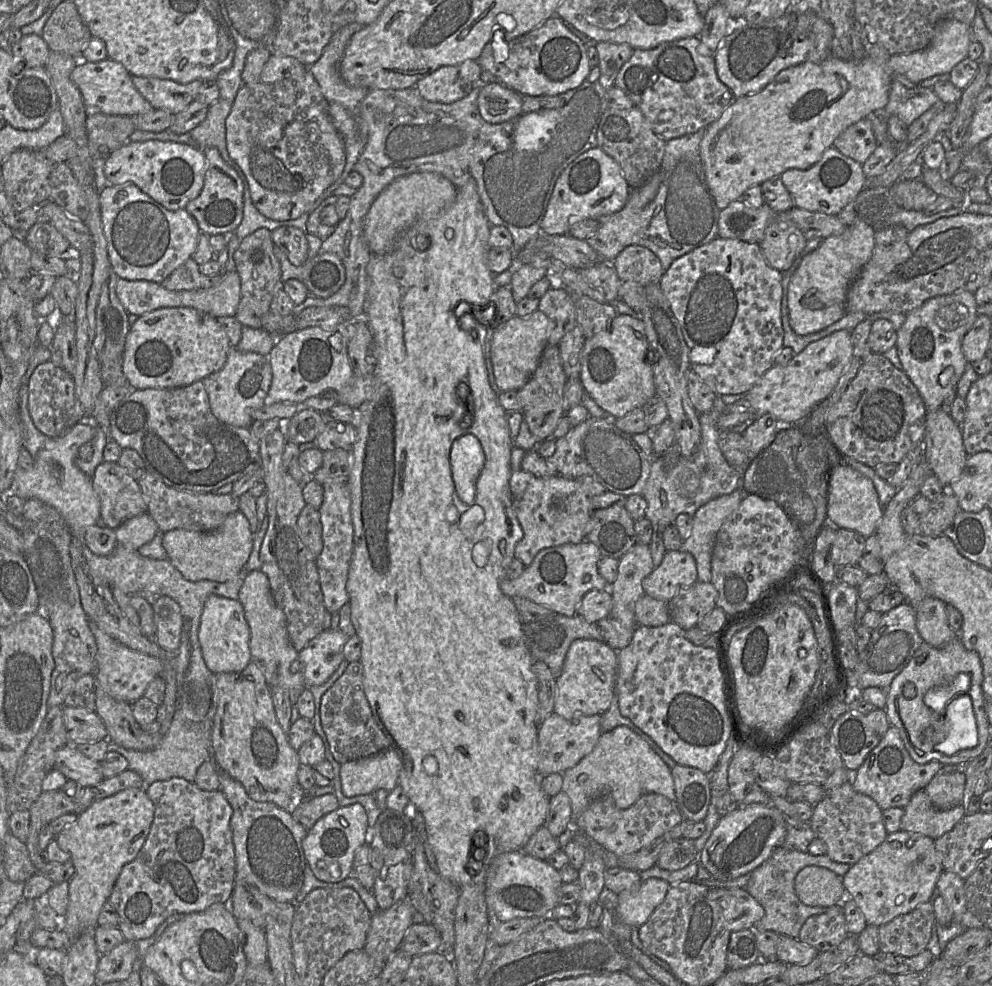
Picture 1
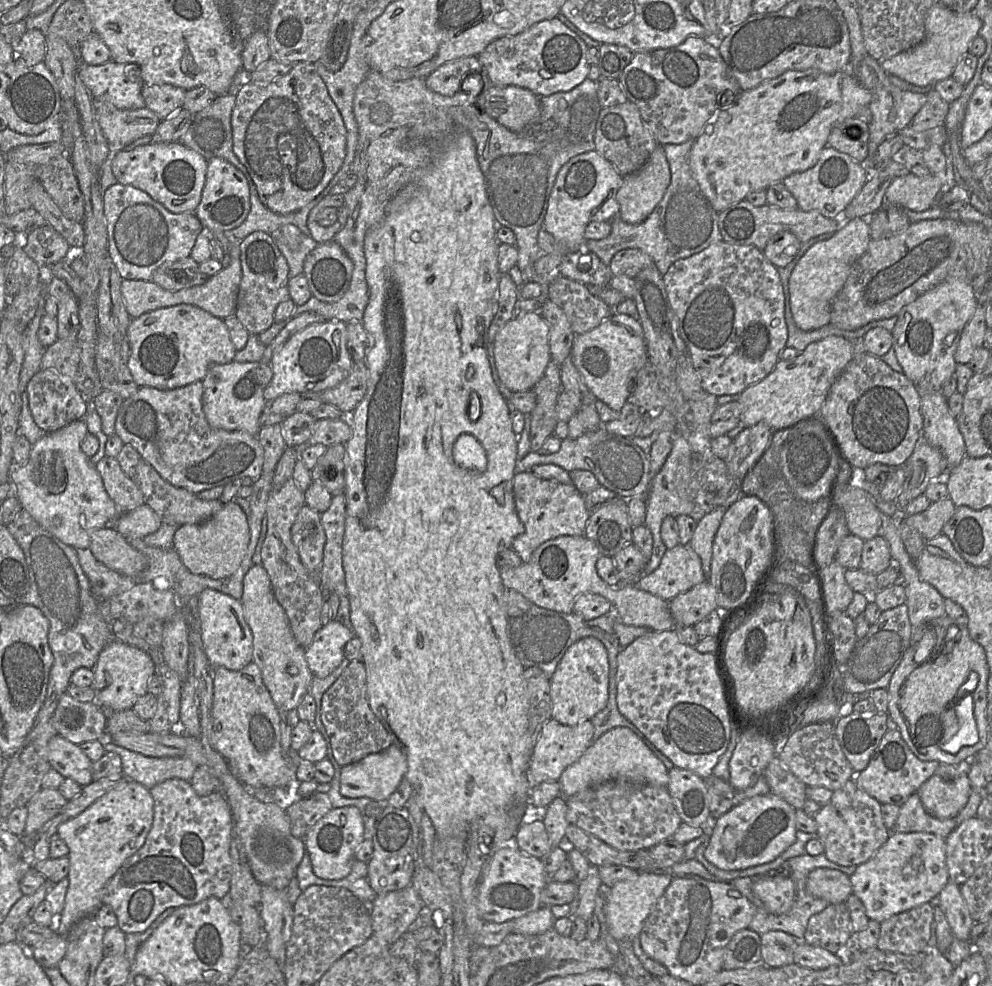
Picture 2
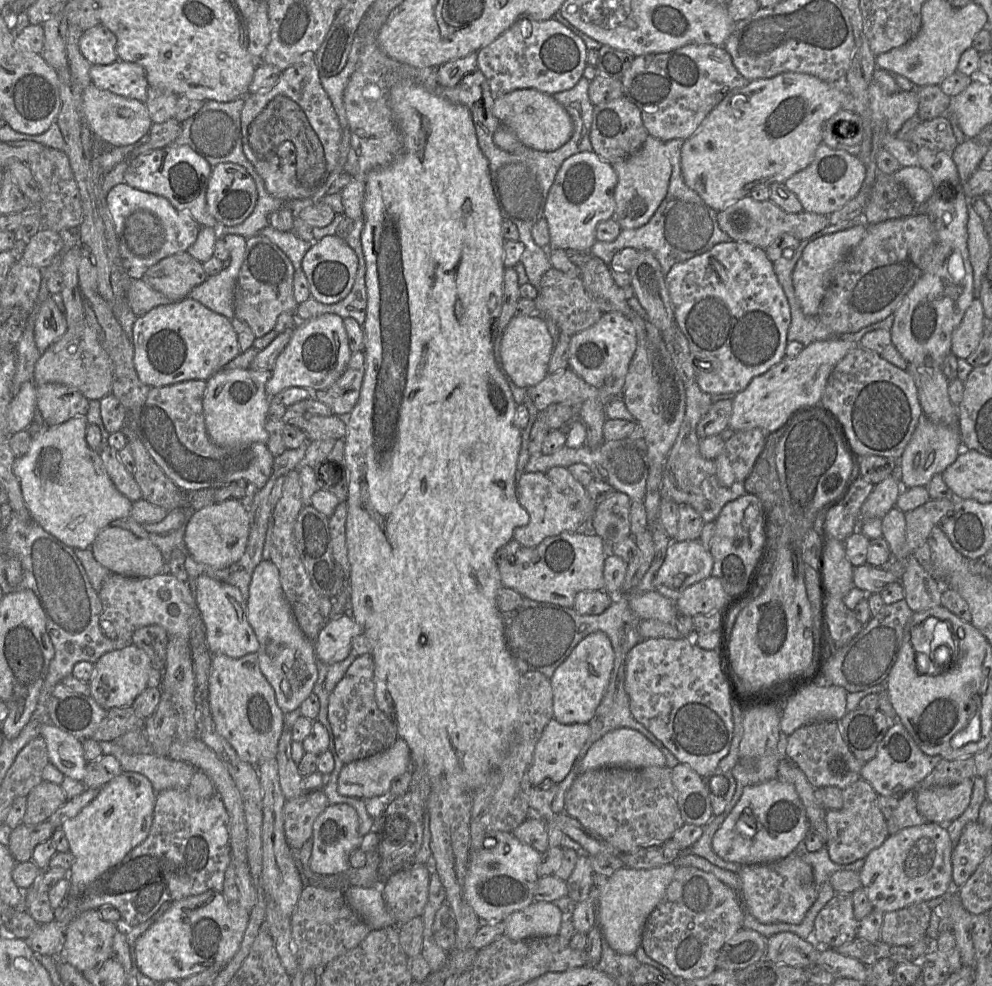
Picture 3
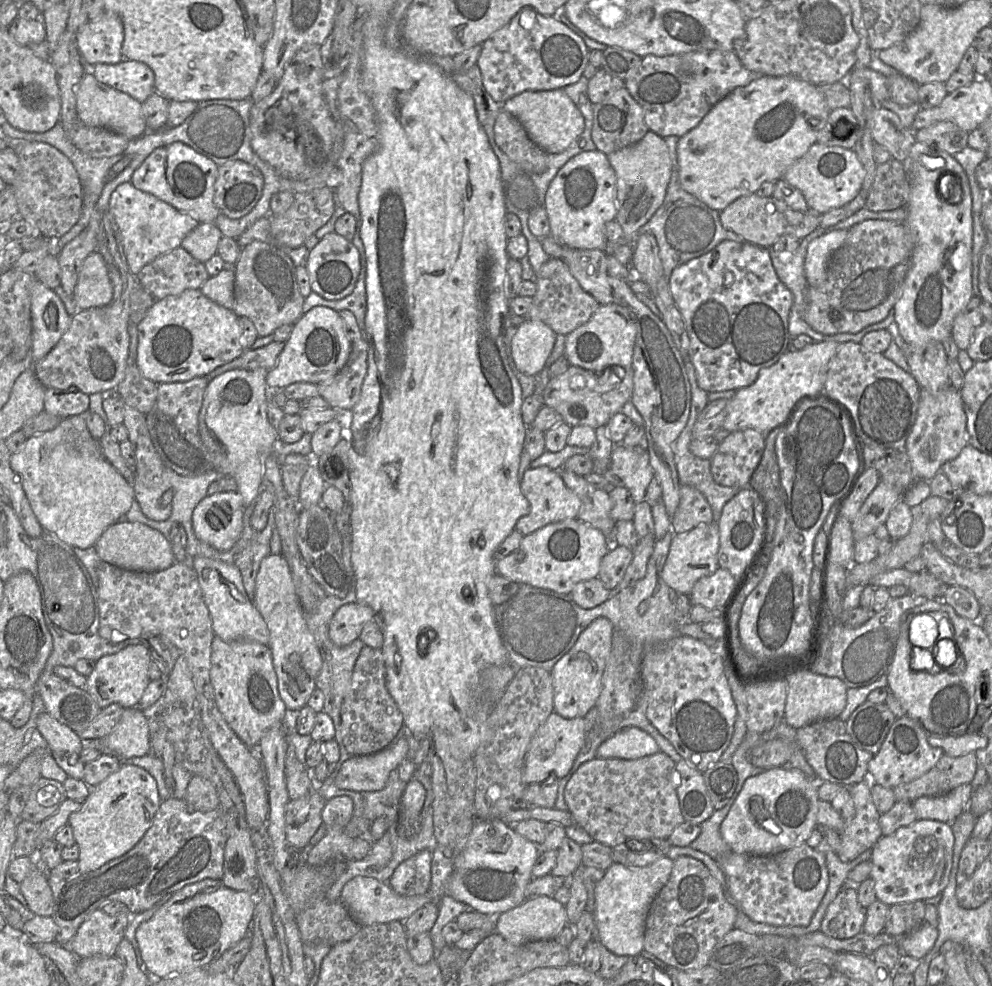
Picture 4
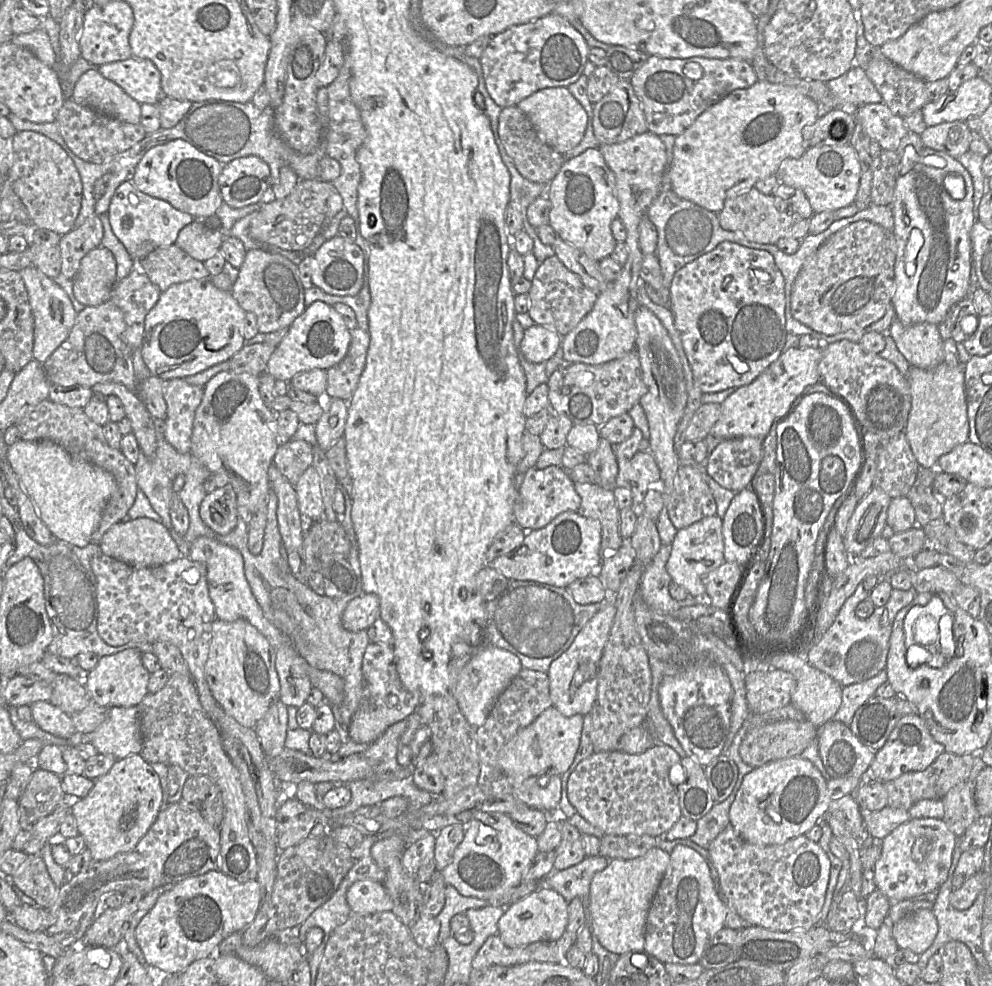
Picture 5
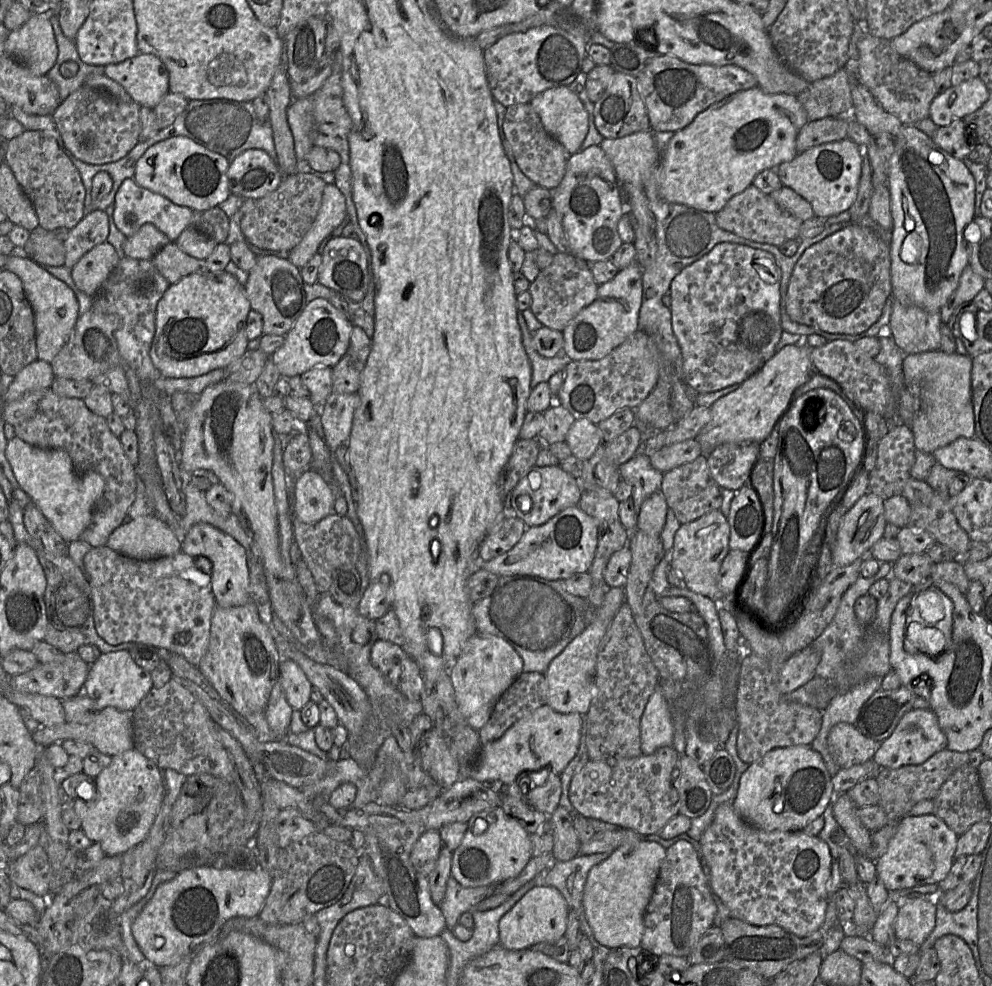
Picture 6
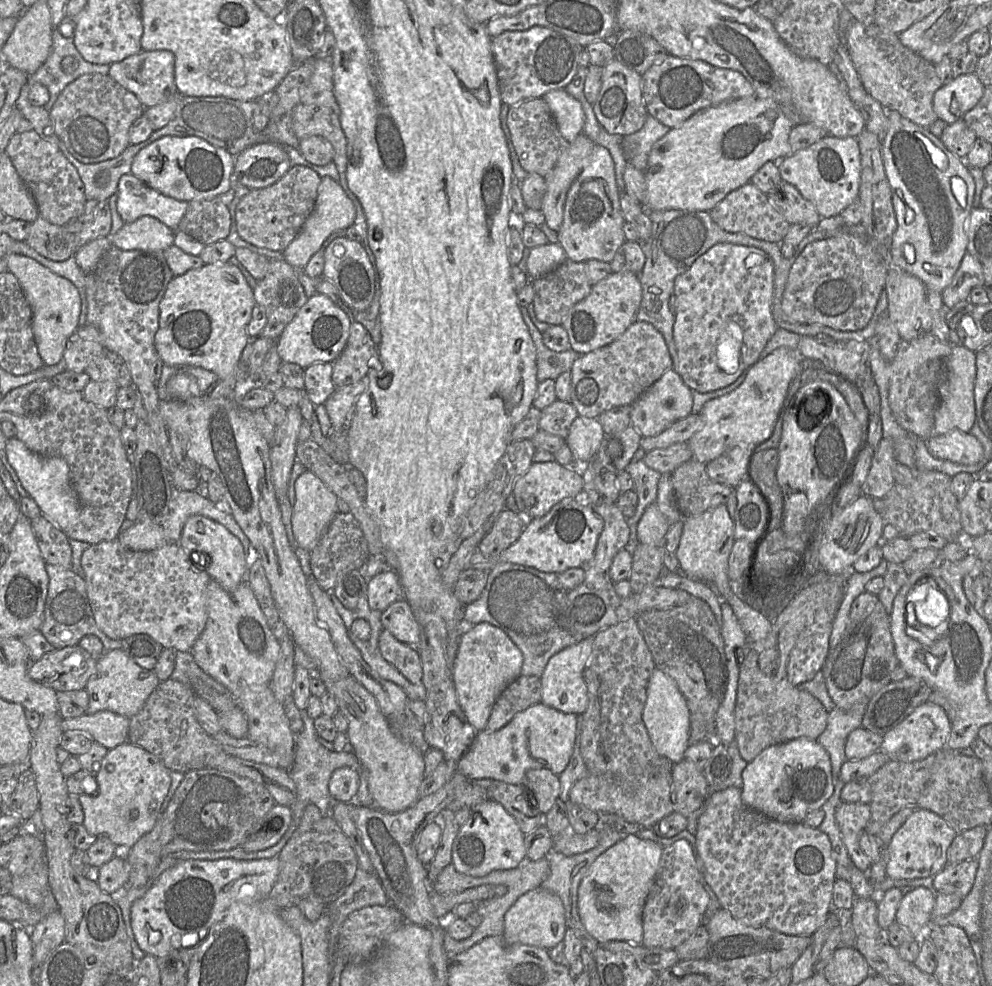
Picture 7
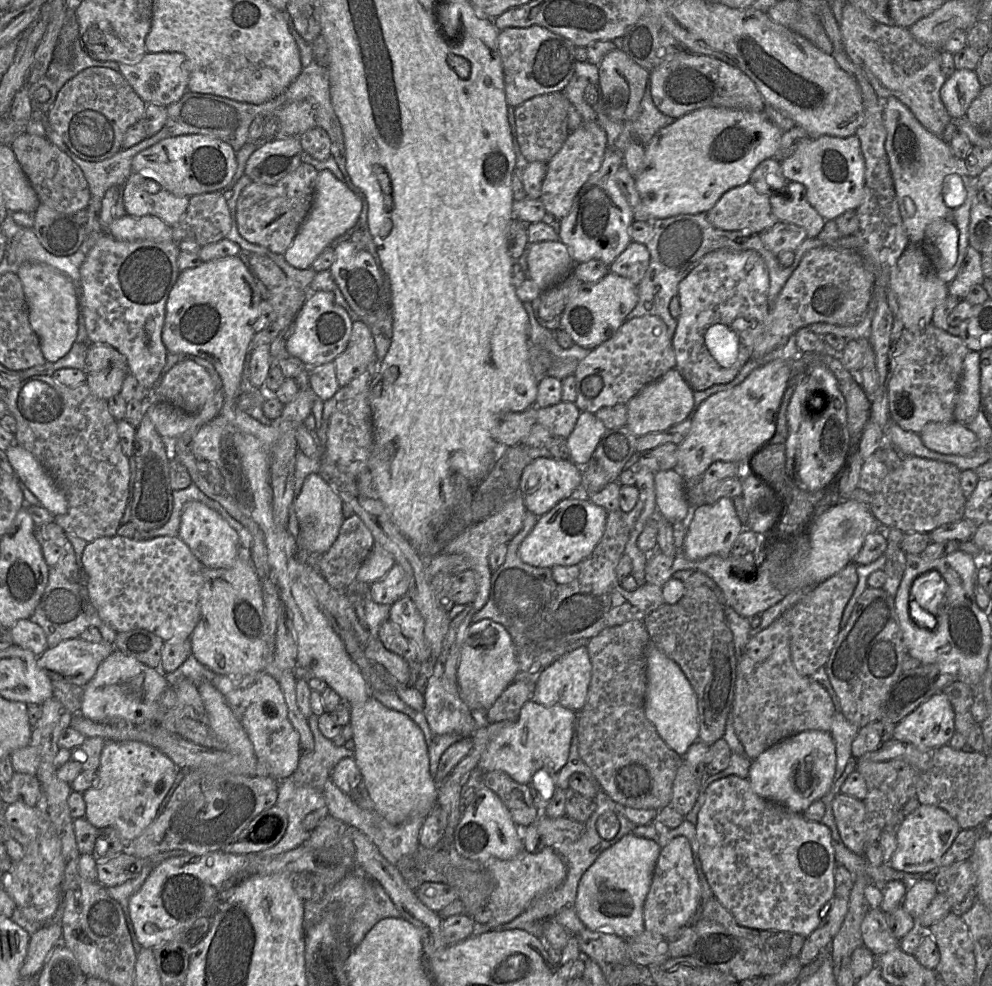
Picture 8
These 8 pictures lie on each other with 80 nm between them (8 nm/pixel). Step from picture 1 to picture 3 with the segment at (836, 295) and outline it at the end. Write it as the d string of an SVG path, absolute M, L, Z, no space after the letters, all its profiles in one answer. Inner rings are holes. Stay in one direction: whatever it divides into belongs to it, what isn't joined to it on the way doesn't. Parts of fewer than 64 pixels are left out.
M856 225L845 230L822 236L806 246L792 274L795 296L805 315L813 317L818 315L822 299L830 284L830 278L834 268L840 264L849 251L861 241L865 234L866 227L865 225Z

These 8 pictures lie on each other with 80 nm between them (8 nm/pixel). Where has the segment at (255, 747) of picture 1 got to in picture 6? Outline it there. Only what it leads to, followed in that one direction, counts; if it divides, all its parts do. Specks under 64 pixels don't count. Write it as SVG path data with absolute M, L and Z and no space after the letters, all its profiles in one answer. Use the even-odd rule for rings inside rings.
M250 600L237 607L223 608L215 606L211 617L208 646L197 666L206 680L219 696L240 716L246 718L252 714L264 712L272 687L279 679L280 657L274 645L269 628L264 624L255 603Z

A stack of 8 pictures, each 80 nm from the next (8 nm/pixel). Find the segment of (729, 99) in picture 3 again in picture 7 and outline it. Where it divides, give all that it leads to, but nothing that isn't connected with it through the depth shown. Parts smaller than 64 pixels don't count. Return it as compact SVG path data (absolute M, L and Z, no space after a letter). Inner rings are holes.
M756 96L699 110L653 144L648 155L647 168L643 172L646 181L645 207L660 211L678 209L710 212L728 193L750 182L752 176L766 162L778 164L792 154L788 138L793 127L779 104Z

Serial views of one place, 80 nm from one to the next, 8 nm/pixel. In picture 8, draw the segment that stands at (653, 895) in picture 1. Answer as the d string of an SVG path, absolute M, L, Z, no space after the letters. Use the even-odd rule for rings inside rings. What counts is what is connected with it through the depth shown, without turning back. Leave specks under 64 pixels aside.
M629 833L601 853L578 885L575 911L586 928L624 939L635 937L645 930L644 903L661 850L654 841Z

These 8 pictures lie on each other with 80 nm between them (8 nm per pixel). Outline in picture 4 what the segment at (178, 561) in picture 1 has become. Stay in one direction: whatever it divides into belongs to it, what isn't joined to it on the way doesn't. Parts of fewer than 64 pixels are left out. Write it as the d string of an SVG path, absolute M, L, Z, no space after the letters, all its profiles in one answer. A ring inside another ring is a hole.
M238 491L207 495L192 514L197 539L219 551L229 550L242 533L244 508Z

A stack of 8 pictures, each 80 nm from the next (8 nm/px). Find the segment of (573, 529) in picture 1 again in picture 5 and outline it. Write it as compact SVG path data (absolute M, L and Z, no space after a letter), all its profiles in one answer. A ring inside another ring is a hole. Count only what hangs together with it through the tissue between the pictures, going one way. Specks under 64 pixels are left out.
M549 466L544 469L529 469L523 477L514 502L514 522L527 531L547 526L558 515L566 511L578 512L581 497L576 492L575 483L562 466Z

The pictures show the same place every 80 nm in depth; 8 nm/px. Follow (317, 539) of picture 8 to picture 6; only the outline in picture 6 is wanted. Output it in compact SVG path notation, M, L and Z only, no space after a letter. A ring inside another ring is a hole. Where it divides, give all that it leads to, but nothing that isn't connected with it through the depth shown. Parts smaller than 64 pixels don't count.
M315 470L304 471L294 483L293 518L313 525L333 513L339 492Z

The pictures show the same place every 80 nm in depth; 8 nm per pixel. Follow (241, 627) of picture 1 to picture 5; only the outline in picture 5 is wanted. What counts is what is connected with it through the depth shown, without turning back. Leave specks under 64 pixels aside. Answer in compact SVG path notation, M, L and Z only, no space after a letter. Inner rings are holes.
M201 536L189 545L188 558L205 567L209 597L214 606L216 619L226 622L237 619L248 621L267 639L274 650L288 641L288 637L264 617L245 578L243 558L238 550L216 539Z

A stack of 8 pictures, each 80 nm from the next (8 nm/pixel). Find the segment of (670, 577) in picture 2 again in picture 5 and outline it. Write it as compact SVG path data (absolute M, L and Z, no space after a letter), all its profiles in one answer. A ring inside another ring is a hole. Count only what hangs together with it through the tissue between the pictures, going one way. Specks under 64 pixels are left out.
M717 515L705 517L687 528L678 530L671 544L672 550L666 570L671 580L684 587L697 602L707 602L704 578L725 562L722 524L723 518Z

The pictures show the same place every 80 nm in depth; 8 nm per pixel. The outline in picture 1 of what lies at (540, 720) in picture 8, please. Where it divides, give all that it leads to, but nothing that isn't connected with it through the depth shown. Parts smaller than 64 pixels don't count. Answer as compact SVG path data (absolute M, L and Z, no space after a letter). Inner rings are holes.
M552 713L538 728L539 772L543 776L552 773L563 774L566 770L576 766L597 745L601 736L600 725L600 715L566 720Z

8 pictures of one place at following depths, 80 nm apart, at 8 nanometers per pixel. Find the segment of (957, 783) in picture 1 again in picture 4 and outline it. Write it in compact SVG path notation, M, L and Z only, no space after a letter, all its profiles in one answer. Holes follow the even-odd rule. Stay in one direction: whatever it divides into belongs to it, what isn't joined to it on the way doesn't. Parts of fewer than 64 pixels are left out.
M967 783L943 795L919 797L912 802L912 806L918 819L951 824L968 809L972 793L972 785Z

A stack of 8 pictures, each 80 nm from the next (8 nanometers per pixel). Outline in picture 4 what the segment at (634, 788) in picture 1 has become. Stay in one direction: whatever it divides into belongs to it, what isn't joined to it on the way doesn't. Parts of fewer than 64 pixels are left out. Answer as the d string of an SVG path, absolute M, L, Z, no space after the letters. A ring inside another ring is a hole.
M627 727L605 740L597 749L596 757L602 759L639 759L660 752L652 736L637 727Z

